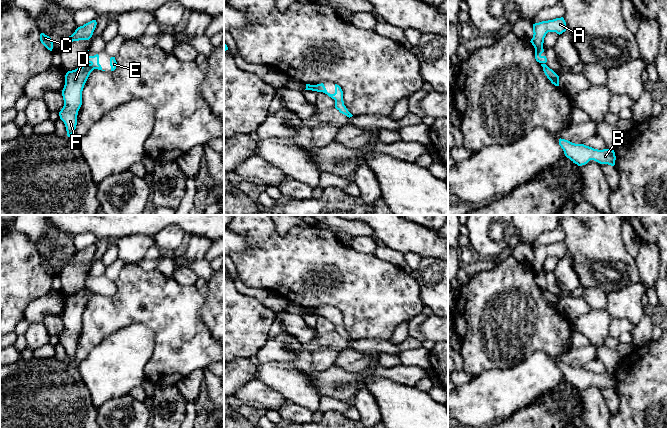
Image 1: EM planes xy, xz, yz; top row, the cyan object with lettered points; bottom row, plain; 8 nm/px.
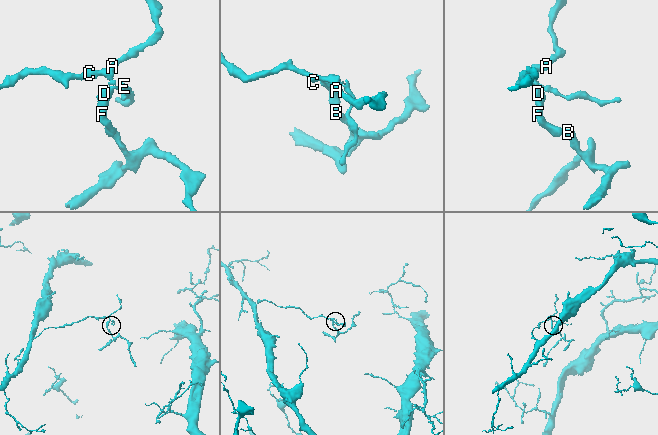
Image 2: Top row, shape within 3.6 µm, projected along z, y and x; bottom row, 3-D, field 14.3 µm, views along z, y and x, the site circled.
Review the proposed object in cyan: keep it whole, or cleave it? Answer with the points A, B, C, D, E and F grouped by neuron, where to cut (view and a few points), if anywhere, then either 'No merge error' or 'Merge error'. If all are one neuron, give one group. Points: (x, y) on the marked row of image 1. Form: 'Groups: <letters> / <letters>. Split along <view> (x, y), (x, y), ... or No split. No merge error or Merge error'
Groups: A C E / B D F. Split along xy (85, 63), (93, 69). Merge error

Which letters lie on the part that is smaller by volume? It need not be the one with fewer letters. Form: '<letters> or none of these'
B, D, F

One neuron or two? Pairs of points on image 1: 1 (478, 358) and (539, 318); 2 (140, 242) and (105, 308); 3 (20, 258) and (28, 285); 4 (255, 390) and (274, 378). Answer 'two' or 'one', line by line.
1: one
2: two
3: one
4: two

